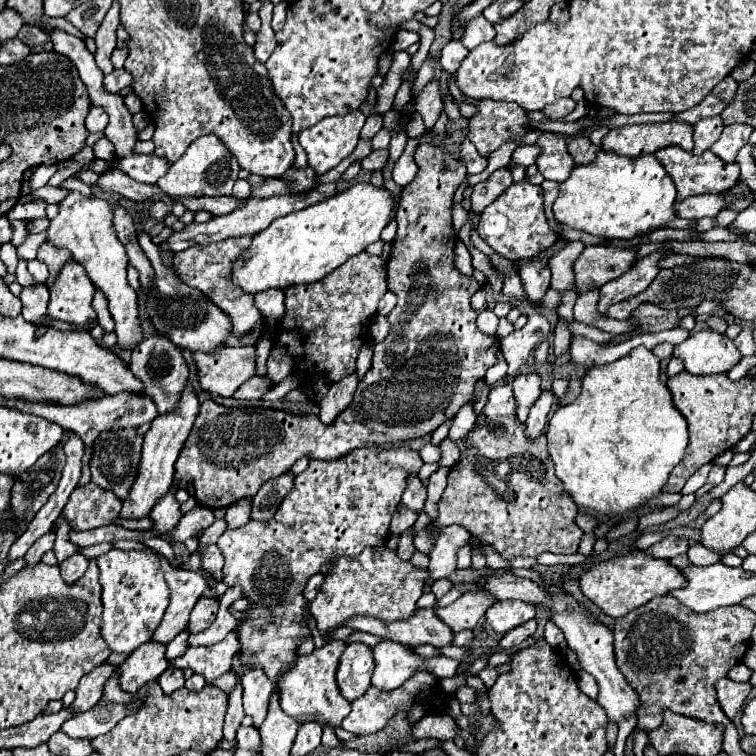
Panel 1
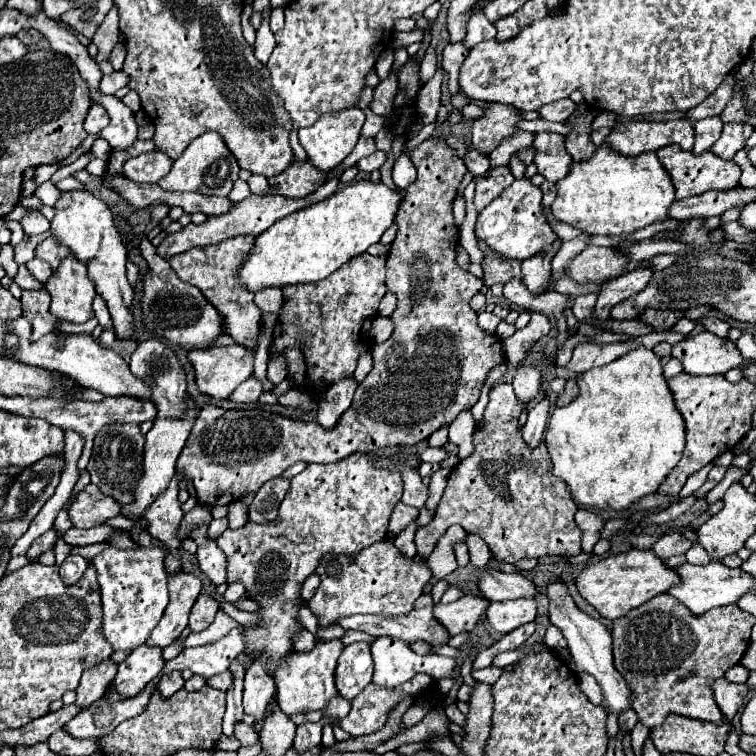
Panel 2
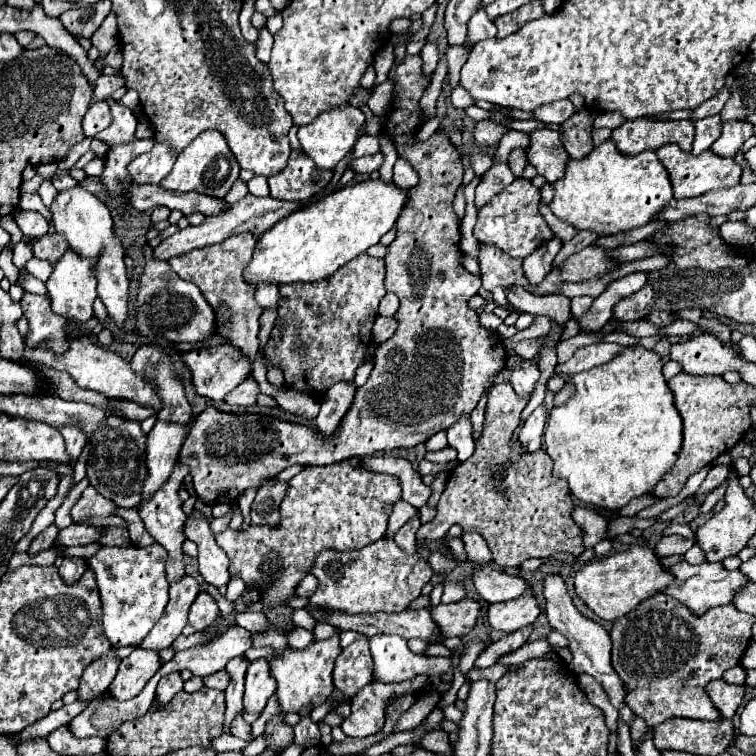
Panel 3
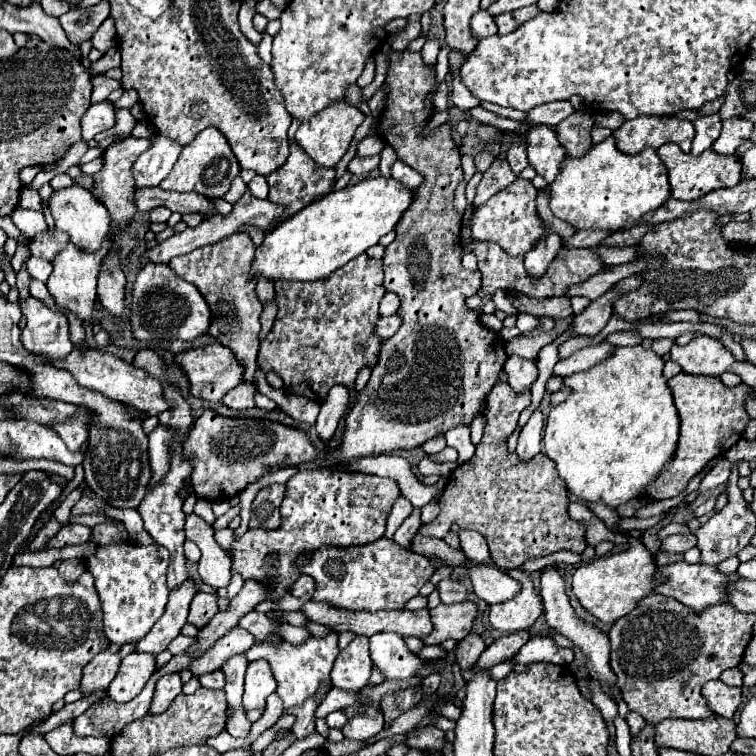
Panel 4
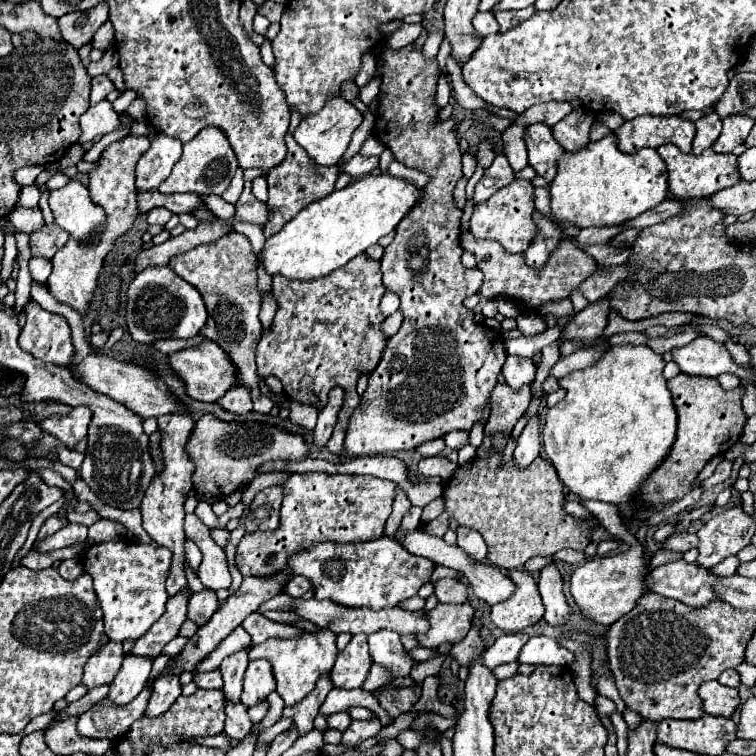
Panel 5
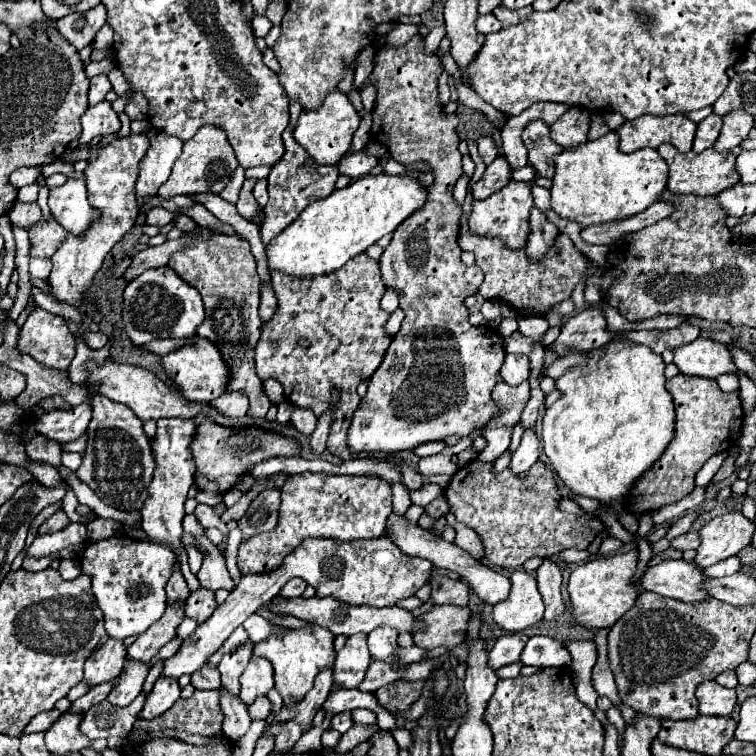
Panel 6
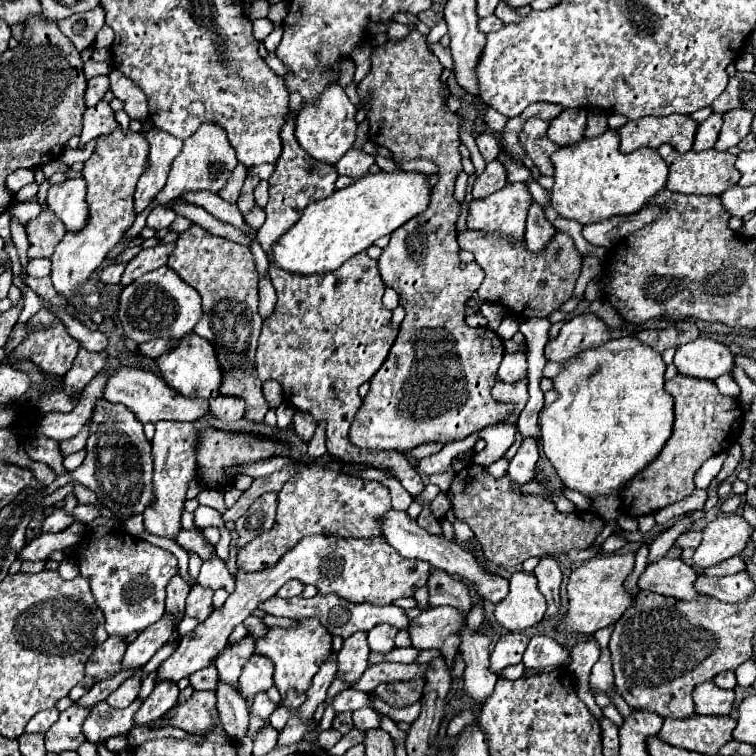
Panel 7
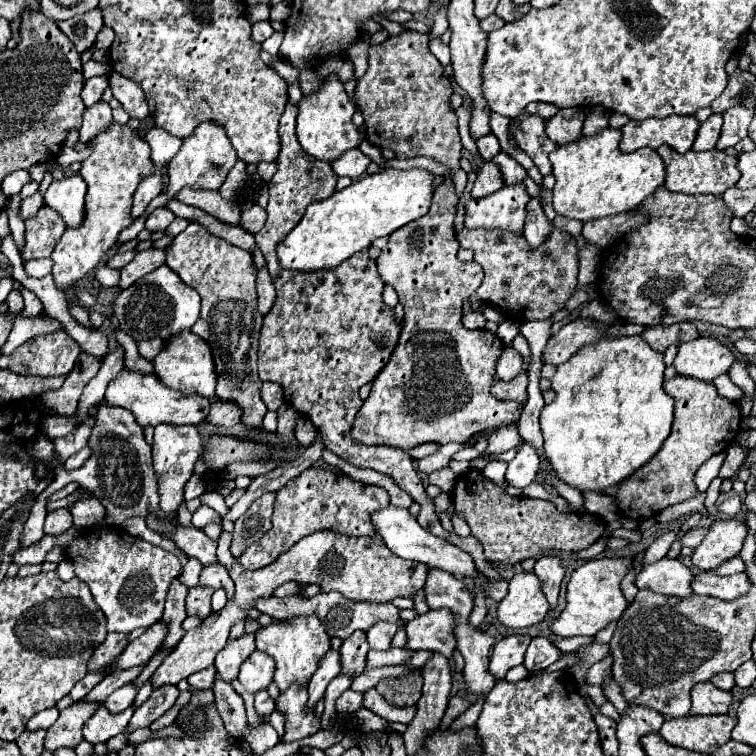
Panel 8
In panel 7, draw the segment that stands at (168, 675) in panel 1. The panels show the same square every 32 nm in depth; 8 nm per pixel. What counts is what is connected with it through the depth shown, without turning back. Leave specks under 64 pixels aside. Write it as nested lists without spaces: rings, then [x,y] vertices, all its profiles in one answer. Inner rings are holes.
[[[174,682],[156,684],[154,692],[142,702],[140,710],[134,714],[134,726],[148,726],[150,722],[162,718],[178,700],[178,686]]]

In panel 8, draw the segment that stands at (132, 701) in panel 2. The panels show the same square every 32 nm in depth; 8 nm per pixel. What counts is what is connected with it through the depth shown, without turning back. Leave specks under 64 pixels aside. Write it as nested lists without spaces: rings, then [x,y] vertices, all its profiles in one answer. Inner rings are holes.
[[[100,706],[96,710],[96,716],[92,716],[86,724],[84,724],[84,740],[90,744],[98,744],[98,742],[106,742],[112,736],[120,734],[122,730],[126,730],[130,718],[134,714],[134,708],[130,706],[128,710],[118,714],[110,714],[104,706]]]

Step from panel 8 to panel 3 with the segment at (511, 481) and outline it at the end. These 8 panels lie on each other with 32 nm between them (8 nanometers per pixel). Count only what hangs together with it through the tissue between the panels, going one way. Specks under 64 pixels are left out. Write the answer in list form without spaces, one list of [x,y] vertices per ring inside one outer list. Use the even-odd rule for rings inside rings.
[[[540,406],[530,414],[530,418],[524,422],[524,426],[520,430],[520,438],[518,438],[520,452],[532,454],[542,448],[544,424],[546,424],[546,410],[544,410],[544,406]]]

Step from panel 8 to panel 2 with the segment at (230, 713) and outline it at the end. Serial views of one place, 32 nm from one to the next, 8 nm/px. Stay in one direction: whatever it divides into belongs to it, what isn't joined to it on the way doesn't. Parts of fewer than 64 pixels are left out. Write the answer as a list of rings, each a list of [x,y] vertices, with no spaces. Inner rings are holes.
[[[244,722],[236,724],[234,736],[236,736],[244,746],[250,746],[250,744],[256,744],[256,742],[258,742],[258,734],[254,732],[254,728],[248,726],[248,724],[244,724]]]

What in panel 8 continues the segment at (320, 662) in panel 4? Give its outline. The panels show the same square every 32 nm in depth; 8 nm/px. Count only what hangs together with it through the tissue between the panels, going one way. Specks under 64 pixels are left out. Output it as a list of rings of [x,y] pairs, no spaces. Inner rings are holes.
[[[314,614],[294,616],[294,618],[288,618],[284,622],[262,626],[256,632],[256,648],[274,658],[274,662],[276,662],[274,682],[278,684],[280,692],[284,692],[292,682],[308,684],[314,670],[318,668],[320,658],[330,650],[330,638]]]

